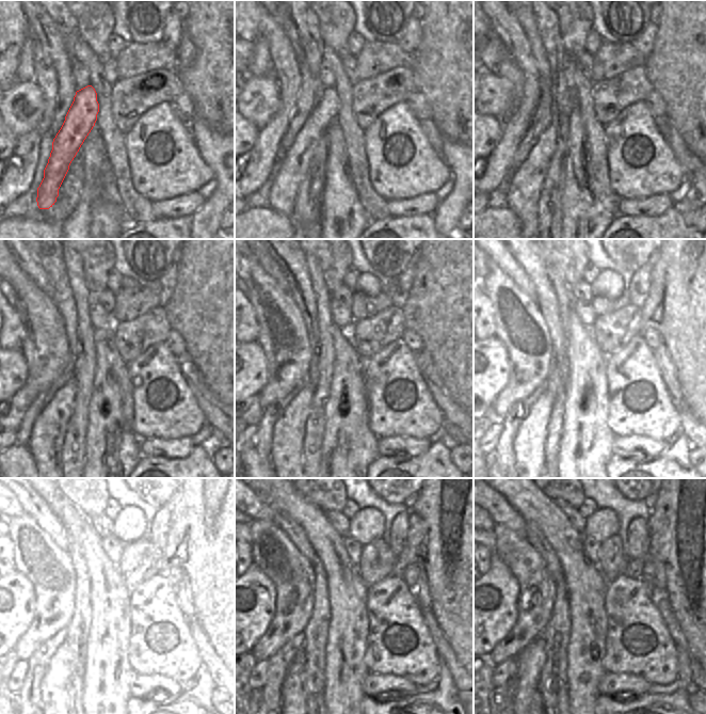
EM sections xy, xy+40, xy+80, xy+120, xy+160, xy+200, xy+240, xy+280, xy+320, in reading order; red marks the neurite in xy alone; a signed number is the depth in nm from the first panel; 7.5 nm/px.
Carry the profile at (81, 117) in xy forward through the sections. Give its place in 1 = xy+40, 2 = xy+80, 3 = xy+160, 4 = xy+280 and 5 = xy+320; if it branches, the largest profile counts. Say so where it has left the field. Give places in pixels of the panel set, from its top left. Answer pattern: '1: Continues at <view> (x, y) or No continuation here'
1: Continues at xy+40 (285, 186)
2: Continues at xy+80 (524, 193)
3: Continues at xy+160 (288, 435)
4: Continues at xy+280 (292, 695)
5: Continues at xy+320 (536, 695).

